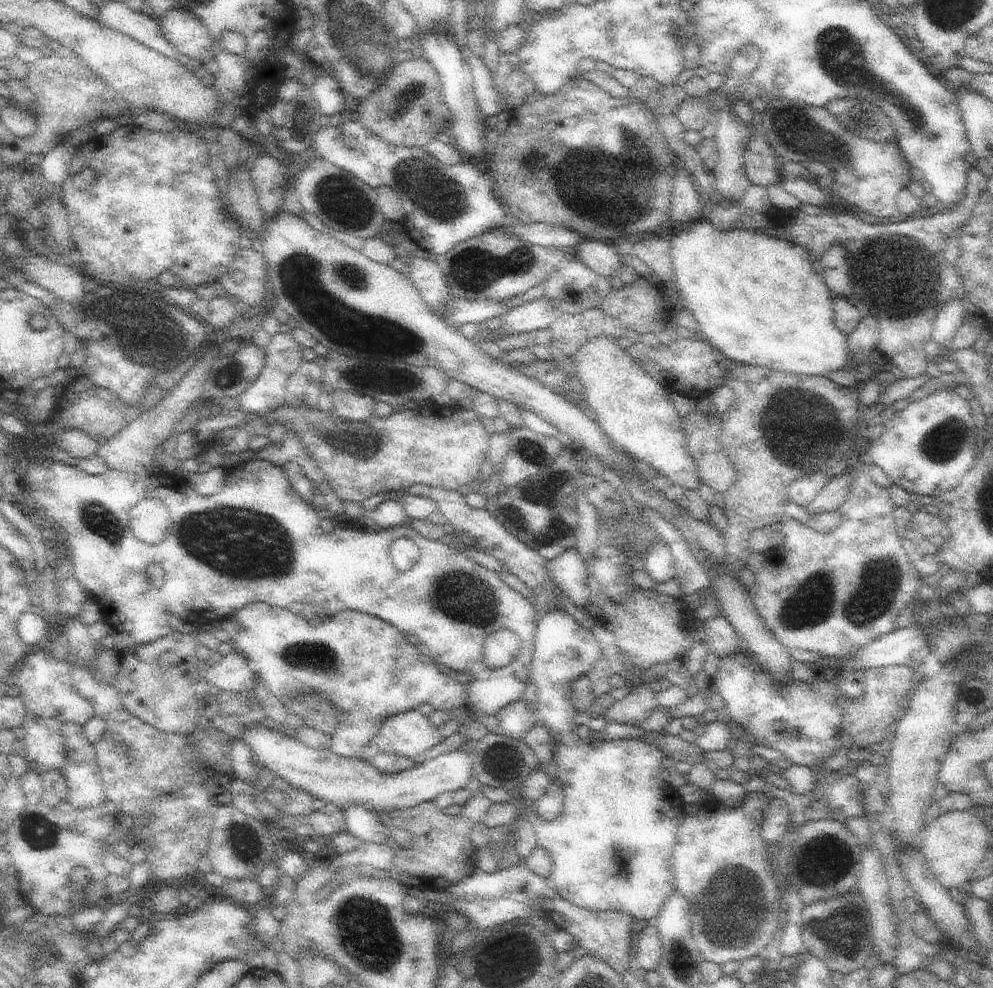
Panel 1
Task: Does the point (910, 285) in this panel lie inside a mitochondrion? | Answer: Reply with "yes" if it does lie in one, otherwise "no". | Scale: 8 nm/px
yes

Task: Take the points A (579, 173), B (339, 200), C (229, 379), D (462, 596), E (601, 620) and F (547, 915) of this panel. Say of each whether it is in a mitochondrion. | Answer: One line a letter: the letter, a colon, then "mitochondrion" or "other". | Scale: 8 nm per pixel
A: mitochondrion
B: mitochondrion
C: mitochondrion
D: mitochondrion
E: other
F: other

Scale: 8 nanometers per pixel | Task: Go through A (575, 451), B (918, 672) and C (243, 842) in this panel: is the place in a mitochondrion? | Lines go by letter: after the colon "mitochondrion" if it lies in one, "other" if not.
A: other
B: other
C: mitochondrion

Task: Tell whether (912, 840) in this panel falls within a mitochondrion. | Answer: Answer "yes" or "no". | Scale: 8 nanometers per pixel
no

